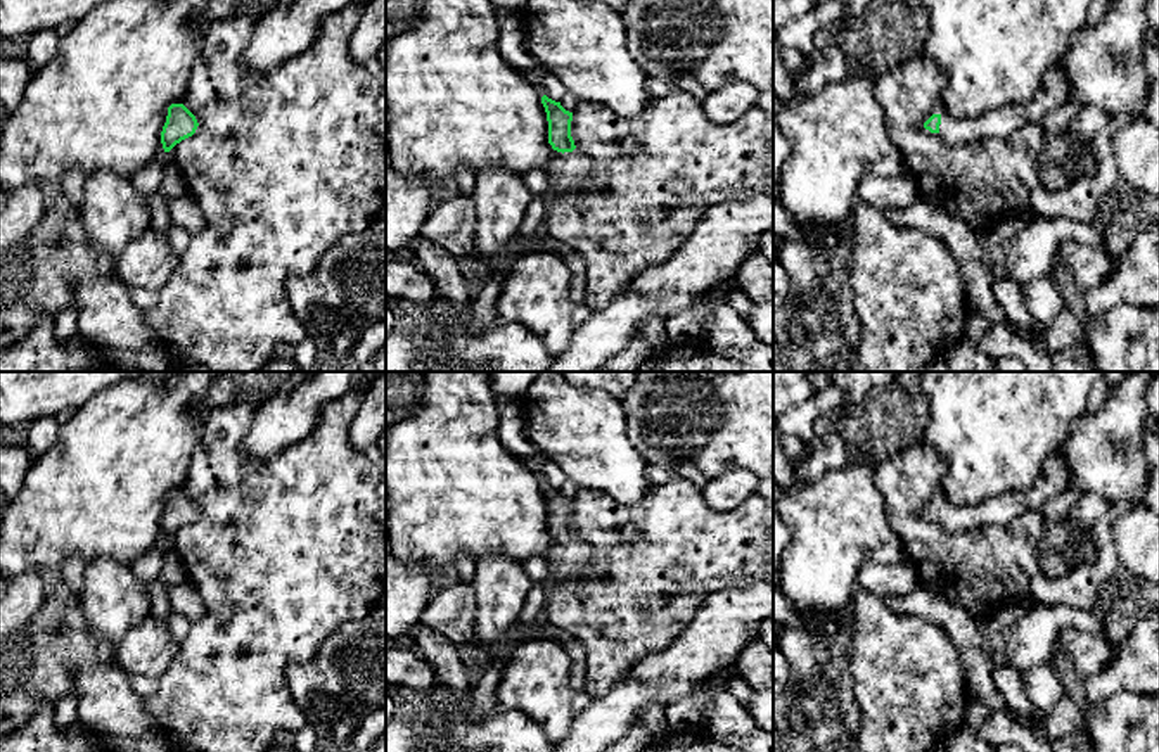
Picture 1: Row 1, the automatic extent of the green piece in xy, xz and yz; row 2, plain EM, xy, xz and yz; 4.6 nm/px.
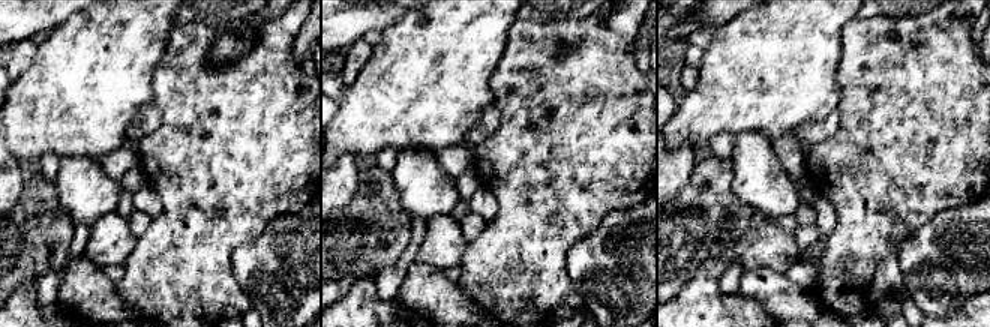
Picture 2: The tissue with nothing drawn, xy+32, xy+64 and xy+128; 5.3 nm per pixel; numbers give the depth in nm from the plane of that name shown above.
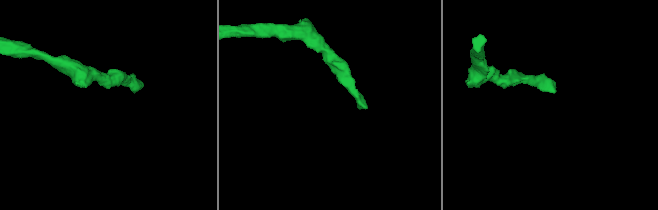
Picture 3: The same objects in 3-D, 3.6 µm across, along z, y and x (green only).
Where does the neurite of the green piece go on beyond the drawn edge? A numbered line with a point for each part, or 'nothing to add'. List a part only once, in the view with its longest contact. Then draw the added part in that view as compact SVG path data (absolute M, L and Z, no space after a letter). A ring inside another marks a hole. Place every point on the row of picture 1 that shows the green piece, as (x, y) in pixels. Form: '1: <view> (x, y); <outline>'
1: yz (1054, 92); M1055 66L1047 71L1029 102L998 107L972 119L941 116L939 137L951 145L1007 137L1026 124L1038 124L1048 112L1062 107L1069 100L1069 93L1067 73L1062 66Z

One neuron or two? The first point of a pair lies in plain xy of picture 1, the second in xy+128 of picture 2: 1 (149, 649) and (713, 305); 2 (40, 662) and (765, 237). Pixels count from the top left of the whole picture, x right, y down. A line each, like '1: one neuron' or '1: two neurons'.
1: one neuron
2: two neurons

